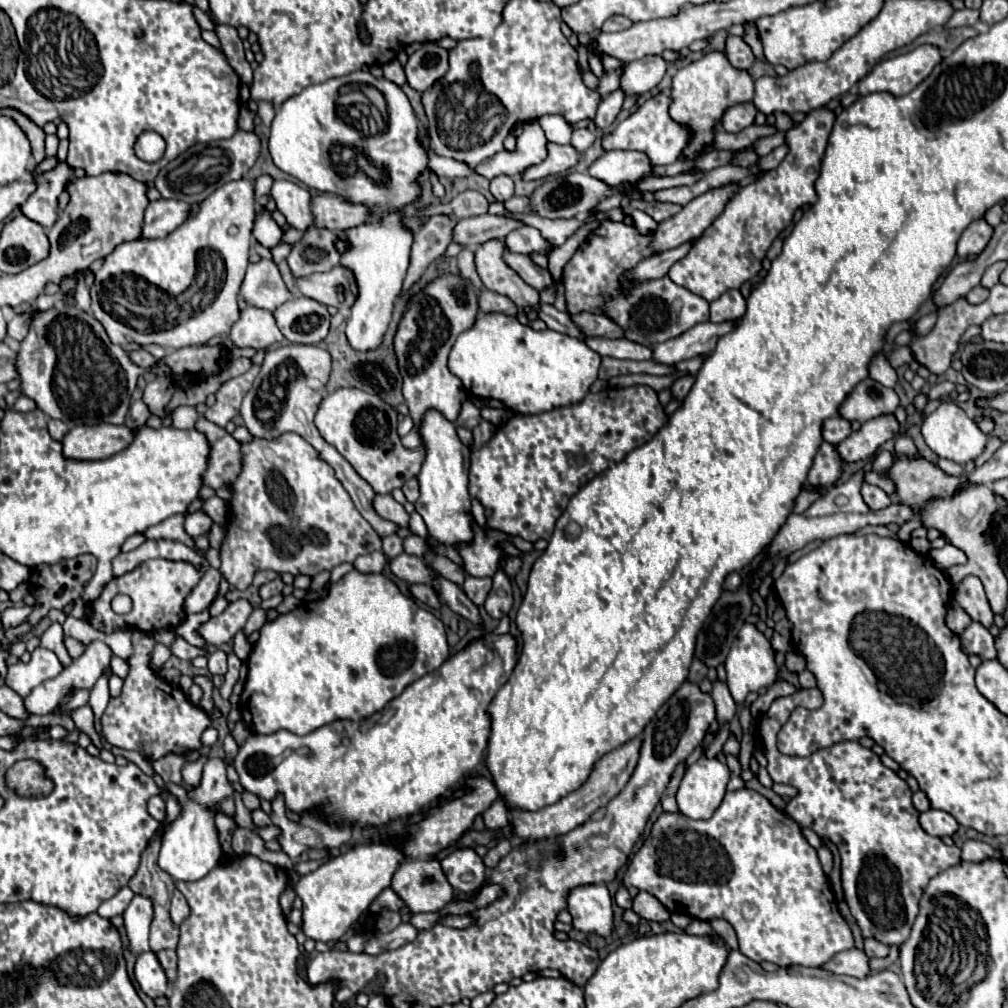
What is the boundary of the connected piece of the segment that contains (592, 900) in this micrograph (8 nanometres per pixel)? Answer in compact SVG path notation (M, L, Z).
M606 884L576 886L566 896L572 926L580 932L608 936L612 932L612 898Z

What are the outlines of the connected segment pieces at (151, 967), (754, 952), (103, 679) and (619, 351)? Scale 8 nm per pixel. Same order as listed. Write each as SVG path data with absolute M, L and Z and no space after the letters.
M148 950L148 952L144 952L144 954L138 956L134 974L136 974L136 980L138 980L140 988L142 988L150 998L166 996L168 978L166 978L162 964L158 962L158 958L156 958L156 954L154 954L152 950Z
M742 788L742 790L736 790L736 792L726 792L722 804L718 806L718 810L708 820L692 820L692 818L684 816L680 810L676 810L676 812L662 812L658 816L658 820L652 824L650 834L646 836L642 848L630 860L630 864L628 864L628 868L626 868L624 876L622 876L622 884L624 884L624 888L632 888L634 886L634 888L638 888L642 892L648 892L648 894L656 896L670 912L678 912L678 914L684 912L684 914L690 914L692 918L698 918L698 920L710 920L710 918L724 918L724 920L728 920L734 926L736 934L738 934L738 950L744 956L748 956L750 960L754 960L754 962L768 960L768 962L774 962L774 964L780 964L780 966L788 966L788 964L824 966L838 952L854 948L852 932L850 932L848 924L844 922L844 918L838 912L838 906L836 906L830 882L828 882L828 878L822 872L822 866L820 866L816 850L806 842L806 838L802 836L800 826L796 822L792 822L784 812L776 810L762 794L758 794L754 790L748 790L748 788Z
M110 667L104 669L104 672L102 672L102 675L91 689L88 701L88 704L91 706L94 713L95 730L97 731L100 740L102 741L103 747L110 751L112 749L112 746L108 744L108 742L106 742L106 740L104 740L102 736L100 718L102 717L102 714L105 712L105 709L111 698L108 686L108 680L111 675L112 670Z
M588 338L584 340L594 352L600 356L612 356L612 358L626 358L626 360L652 360L652 348L632 342L632 340L608 340L608 338Z

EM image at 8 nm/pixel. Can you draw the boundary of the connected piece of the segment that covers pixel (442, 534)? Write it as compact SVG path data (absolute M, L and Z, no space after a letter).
M428 408L418 424L418 434L424 444L424 462L418 474L420 498L416 502L416 512L426 522L430 536L442 544L454 546L458 542L472 540L472 514L470 514L470 494L468 494L468 458L470 450L464 446L456 434L456 426L438 410Z

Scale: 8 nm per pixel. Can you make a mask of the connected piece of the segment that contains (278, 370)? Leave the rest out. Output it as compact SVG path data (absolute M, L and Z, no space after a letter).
M288 344L288 346L274 348L266 354L266 358L262 362L262 370L260 370L252 390L248 390L248 394L244 396L240 414L244 418L244 424L246 424L248 432L254 438L278 440L286 432L300 434L308 444L314 446L320 460L324 460L326 464L330 464L334 468L336 478L348 490L350 498L354 500L354 506L372 524L372 528L380 536L390 536L398 530L398 526L392 526L392 522L384 522L372 510L372 498L374 498L372 486L368 486L368 482L364 482L356 474L356 470L352 470L352 466L338 454L338 450L334 446L330 446L320 436L318 428L314 426L314 416L316 416L316 412L320 408L320 402L326 394L326 384L328 384L328 378L330 378L330 370L332 370L332 356L324 348L308 346L308 344Z

